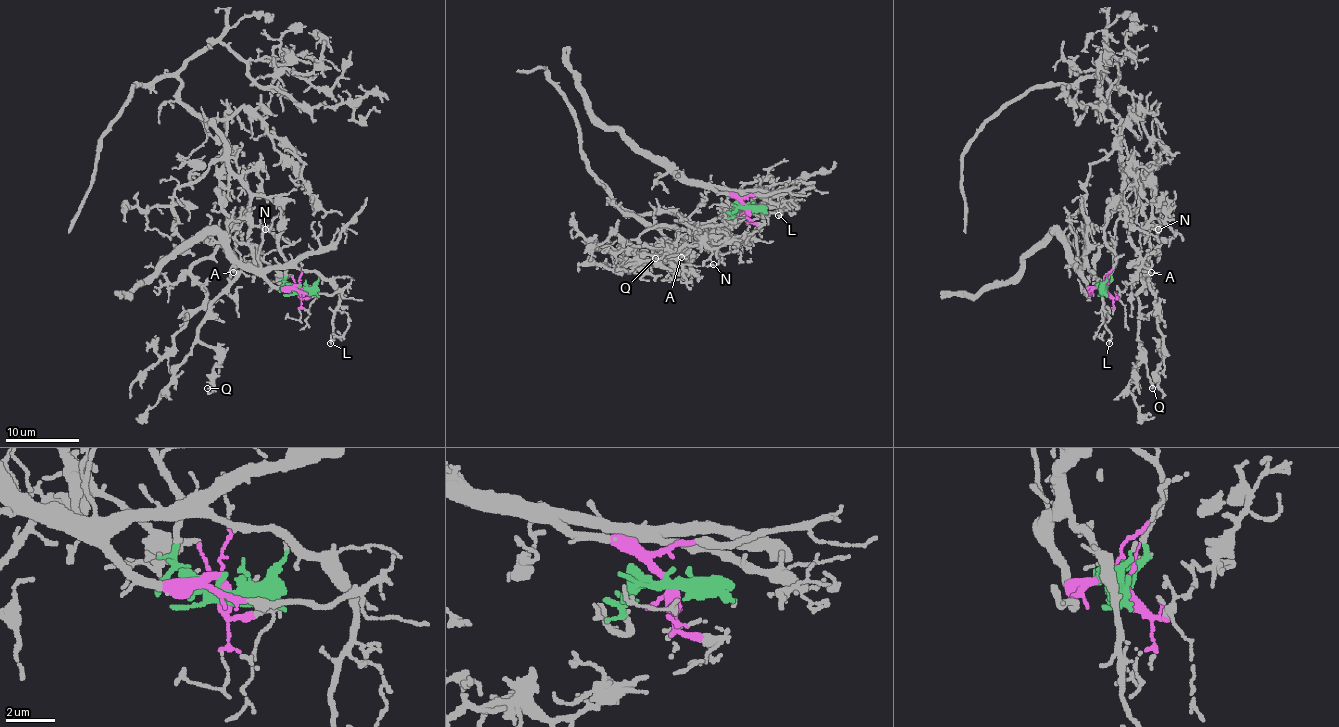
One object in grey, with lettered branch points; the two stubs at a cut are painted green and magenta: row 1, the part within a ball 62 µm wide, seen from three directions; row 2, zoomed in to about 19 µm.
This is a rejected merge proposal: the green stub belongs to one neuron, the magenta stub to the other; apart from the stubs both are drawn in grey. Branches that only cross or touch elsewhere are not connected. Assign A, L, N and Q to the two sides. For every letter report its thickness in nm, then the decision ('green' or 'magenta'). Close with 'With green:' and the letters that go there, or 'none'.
A: 110 nm thick; green
L: 180 nm thick; magenta
N: 110 nm thick; green
Q: 110 nm thick; green
With green: A, N, Q

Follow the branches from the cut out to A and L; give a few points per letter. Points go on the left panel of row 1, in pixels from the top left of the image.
A: (299, 289), (286, 278), (278, 241), (282, 206), (273, 197), (252, 197), (252, 252), (234, 273)
L: (299, 289), (278, 288), (265, 275), (273, 269), (299, 267), (317, 271), (330, 282), (339, 297), (330, 343)

